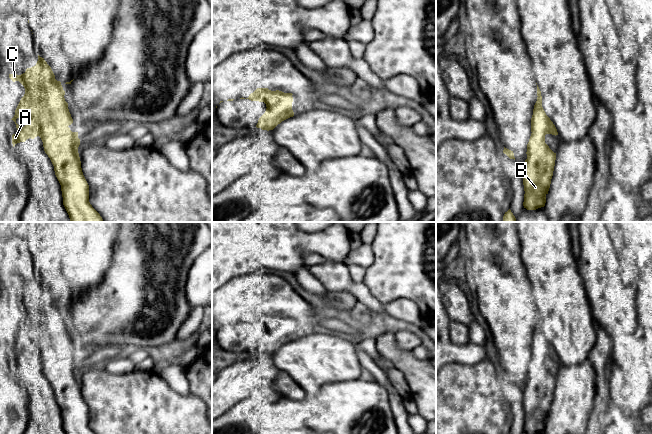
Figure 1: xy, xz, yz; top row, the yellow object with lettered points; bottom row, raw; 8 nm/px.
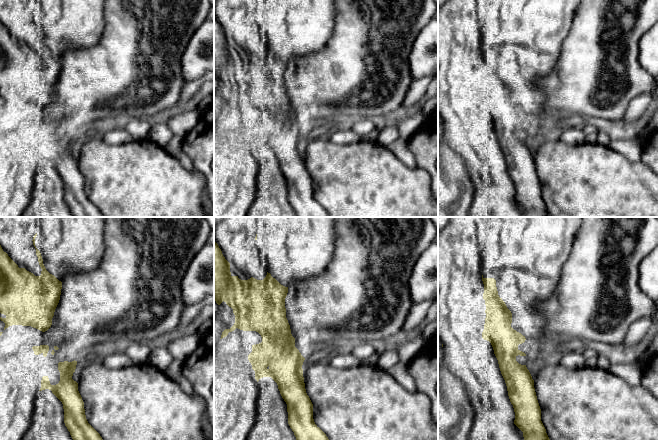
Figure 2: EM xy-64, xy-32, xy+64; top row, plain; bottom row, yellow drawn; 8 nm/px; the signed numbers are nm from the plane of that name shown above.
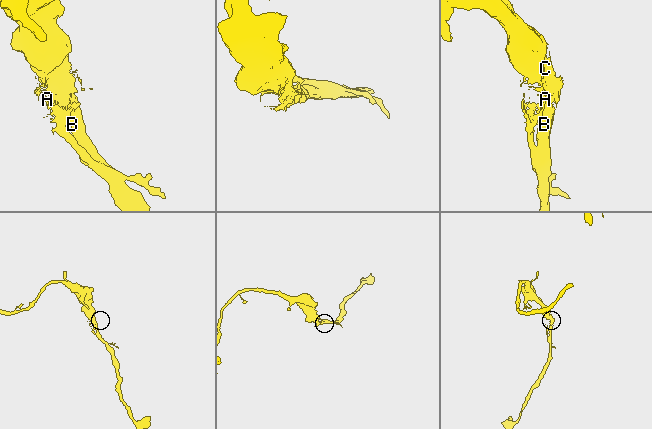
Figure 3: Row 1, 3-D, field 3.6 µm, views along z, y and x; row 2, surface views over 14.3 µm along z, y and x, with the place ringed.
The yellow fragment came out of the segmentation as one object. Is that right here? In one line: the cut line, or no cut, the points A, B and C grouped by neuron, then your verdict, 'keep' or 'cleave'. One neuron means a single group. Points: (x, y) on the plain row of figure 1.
no cut | A B C | keep

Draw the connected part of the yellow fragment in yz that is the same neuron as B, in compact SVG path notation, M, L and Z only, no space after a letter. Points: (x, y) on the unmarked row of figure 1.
M537 309L537 325L531 342L531 360L527 368L527 383L523 391L524 426L527 434L544 431L553 400L556 377L545 367L545 359L558 359L557 353L542 331Z

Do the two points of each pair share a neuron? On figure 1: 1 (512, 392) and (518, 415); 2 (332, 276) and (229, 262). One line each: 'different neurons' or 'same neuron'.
1: same neuron
2: different neurons

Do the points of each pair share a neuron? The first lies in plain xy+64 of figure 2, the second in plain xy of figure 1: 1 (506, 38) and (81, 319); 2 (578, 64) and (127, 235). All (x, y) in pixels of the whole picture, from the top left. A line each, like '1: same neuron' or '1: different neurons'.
1: different neurons
2: same neuron

